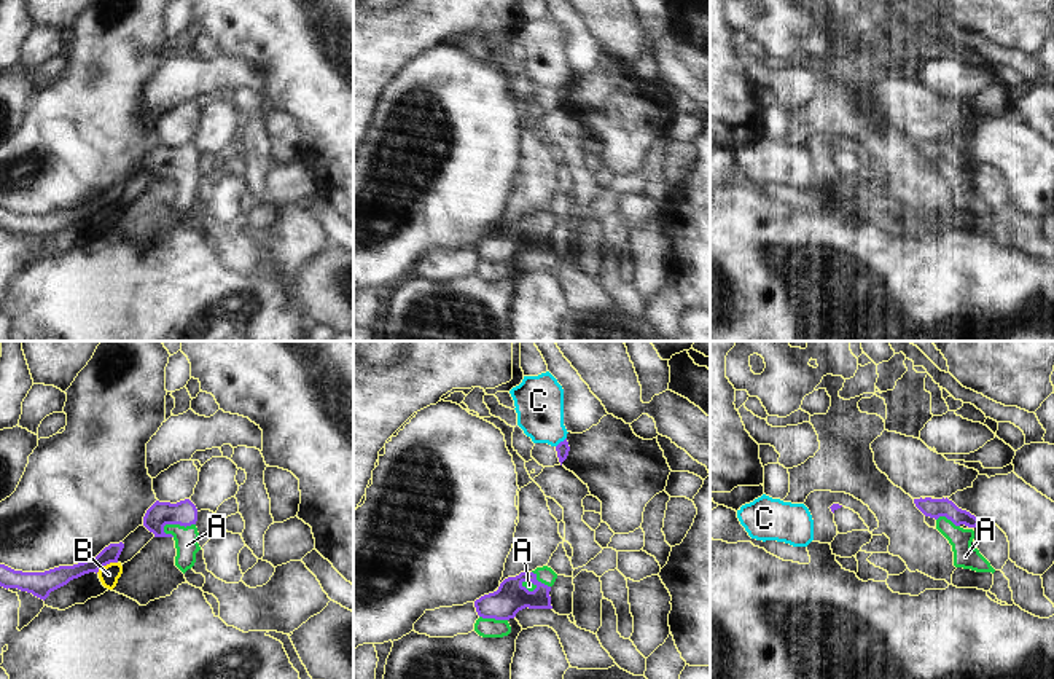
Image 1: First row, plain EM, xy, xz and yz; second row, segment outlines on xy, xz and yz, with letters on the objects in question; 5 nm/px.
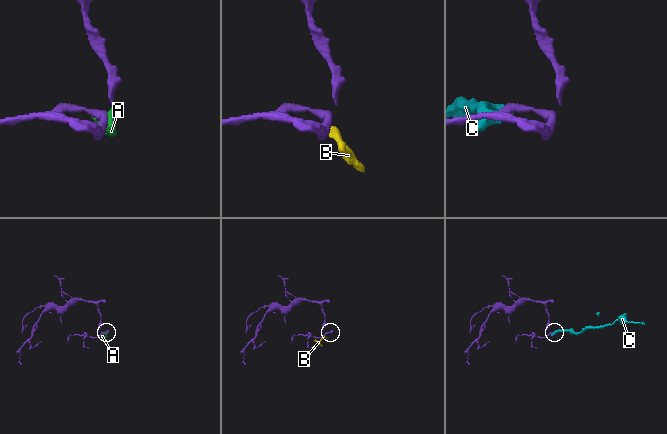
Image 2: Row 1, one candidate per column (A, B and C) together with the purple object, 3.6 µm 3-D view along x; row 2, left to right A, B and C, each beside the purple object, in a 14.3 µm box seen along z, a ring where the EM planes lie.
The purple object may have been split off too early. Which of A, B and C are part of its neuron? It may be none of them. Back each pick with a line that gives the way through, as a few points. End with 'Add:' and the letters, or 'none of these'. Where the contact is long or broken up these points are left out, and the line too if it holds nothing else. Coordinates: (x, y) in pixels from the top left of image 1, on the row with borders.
Add: A

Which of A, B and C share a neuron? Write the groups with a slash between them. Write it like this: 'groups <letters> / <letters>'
groups A / B / C

